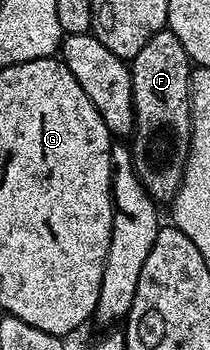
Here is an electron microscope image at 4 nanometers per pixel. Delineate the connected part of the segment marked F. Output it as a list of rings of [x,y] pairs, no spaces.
[[[171,30],[155,33],[131,60],[133,86],[133,129],[131,150],[135,173],[158,204],[168,204],[177,196],[189,160],[189,142],[193,136],[191,106],[191,60],[179,37]]]

